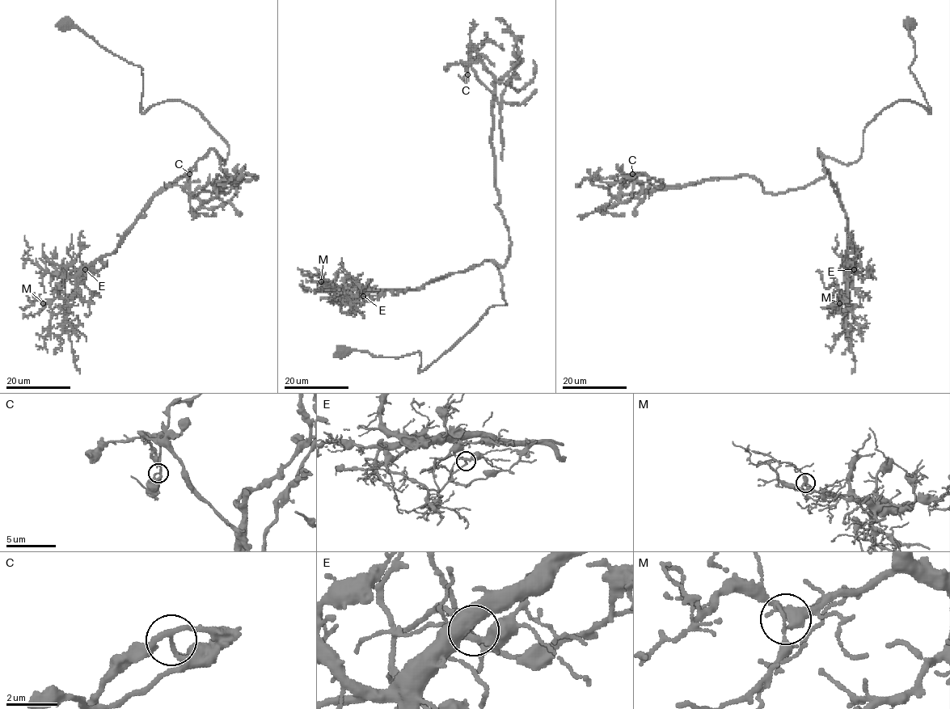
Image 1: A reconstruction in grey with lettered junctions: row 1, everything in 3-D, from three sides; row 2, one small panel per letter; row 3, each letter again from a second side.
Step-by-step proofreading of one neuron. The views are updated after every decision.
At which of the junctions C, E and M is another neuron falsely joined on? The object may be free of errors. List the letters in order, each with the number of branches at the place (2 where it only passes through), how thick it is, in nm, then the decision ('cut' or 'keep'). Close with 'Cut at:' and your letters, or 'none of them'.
C: branches 3; calibre 170 nm; cut
E: branches 3; calibre 200 nm; keep
M: branches 3; calibre 130 nm; keep
Cut at: C

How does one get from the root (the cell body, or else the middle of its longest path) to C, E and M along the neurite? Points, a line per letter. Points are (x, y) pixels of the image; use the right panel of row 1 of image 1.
C: (909, 23), (930, 112), (884, 107), (856, 162), (776, 194), (625, 194), (632, 174)
E: (909, 23), (909, 70), (930, 112), (910, 100), (884, 107), (852, 163), (818, 149), (854, 269)
M: (909, 23), (909, 70), (930, 112), (910, 100), (884, 107), (852, 163), (818, 149), (846, 217), (839, 303)

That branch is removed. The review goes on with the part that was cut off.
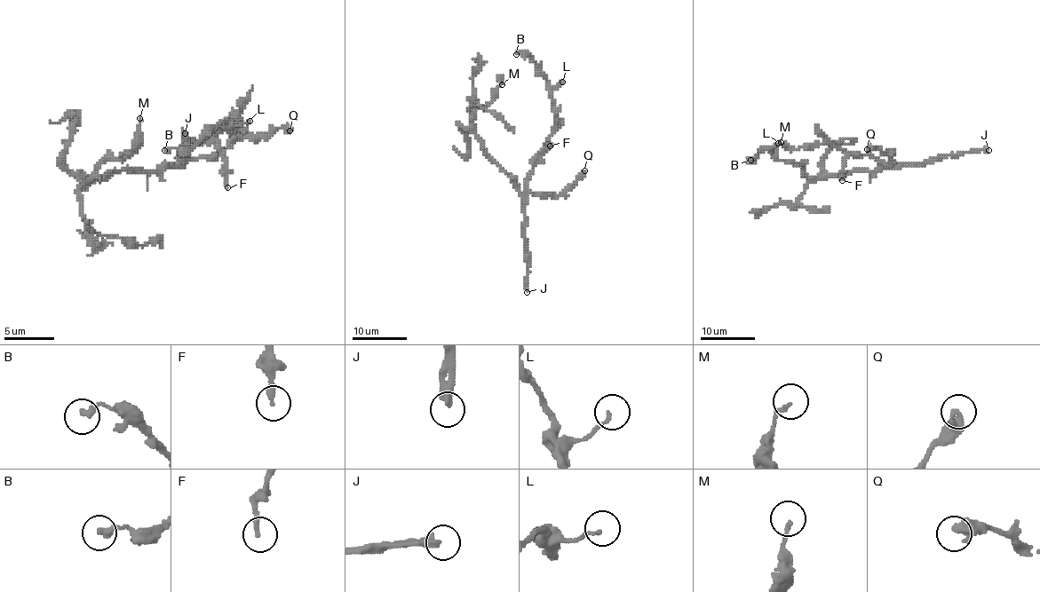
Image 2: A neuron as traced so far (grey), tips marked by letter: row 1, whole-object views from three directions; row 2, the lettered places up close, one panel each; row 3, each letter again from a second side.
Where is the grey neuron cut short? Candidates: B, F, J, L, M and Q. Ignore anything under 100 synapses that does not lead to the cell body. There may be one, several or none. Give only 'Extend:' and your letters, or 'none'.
Extend: J

